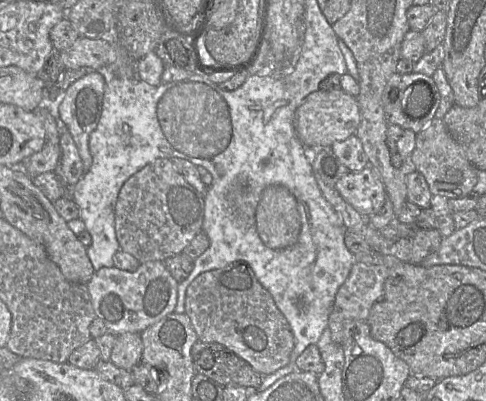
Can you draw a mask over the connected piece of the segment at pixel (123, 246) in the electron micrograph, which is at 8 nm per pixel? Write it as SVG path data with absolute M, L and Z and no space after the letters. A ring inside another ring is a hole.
M158 158L133 174L121 187L115 205L115 232L120 250L134 256L141 264L164 261L178 255L202 231L204 198L179 174L168 158Z

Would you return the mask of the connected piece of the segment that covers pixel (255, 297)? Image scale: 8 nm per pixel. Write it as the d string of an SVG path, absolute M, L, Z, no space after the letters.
M233 262L198 275L187 288L185 314L198 341L223 345L261 375L272 374L290 363L295 345L291 327L269 291L244 262Z

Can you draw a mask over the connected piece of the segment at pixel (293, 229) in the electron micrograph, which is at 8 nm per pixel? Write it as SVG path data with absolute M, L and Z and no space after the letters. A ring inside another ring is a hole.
M282 185L264 189L255 212L256 230L265 246L280 250L294 245L301 218L294 195Z

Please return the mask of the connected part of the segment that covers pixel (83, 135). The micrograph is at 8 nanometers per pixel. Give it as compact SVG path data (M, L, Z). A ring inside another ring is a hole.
M92 71L69 86L58 106L58 113L63 124L62 127L67 128L72 135L82 159L85 172L92 165L89 138L97 127L101 117L105 85L104 75L98 71Z

